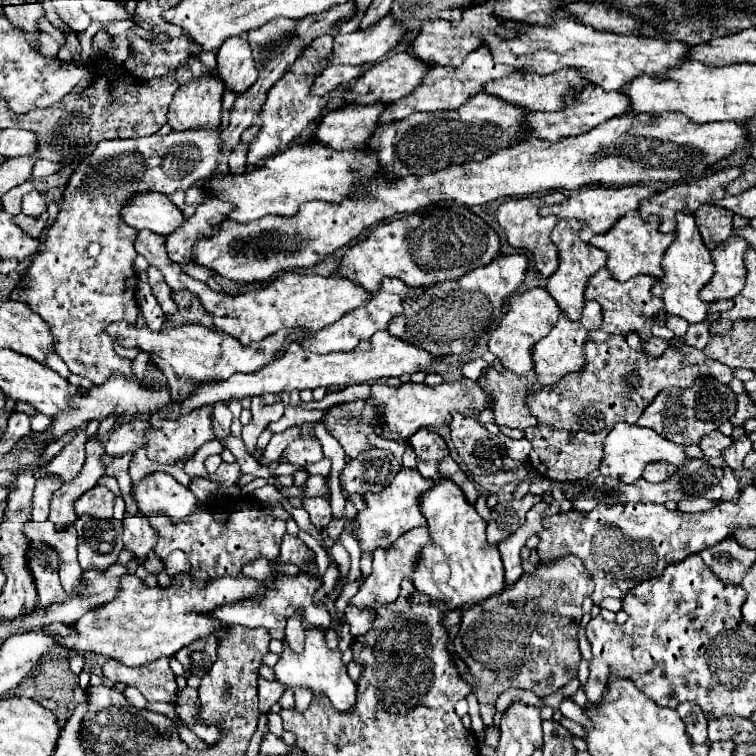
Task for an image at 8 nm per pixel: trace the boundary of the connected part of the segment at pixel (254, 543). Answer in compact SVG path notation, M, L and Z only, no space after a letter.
M255 499L231 501L229 505L221 505L221 509L211 509L207 503L199 501L199 511L195 515L187 515L187 519L167 519L165 515L147 517L151 527L157 531L157 545L153 553L165 561L171 551L181 549L191 563L191 581L197 587L203 587L207 579L219 579L225 575L241 575L243 565L265 557L275 561L279 557L279 545L285 535L285 521L273 519Z

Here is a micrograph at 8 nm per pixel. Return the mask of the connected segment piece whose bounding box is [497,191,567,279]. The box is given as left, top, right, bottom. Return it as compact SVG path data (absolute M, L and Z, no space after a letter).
M551 191L547 195L527 195L527 197L521 197L521 199L507 199L497 209L497 223L505 231L507 243L515 249L523 249L523 251L529 253L529 257L533 259L533 271L539 279L547 279L547 275L555 273L555 267L559 265L557 247L551 243L549 233L560 219L555 216L539 217L537 211L539 211L541 205L563 203L563 199L567 199L567 197L561 191Z

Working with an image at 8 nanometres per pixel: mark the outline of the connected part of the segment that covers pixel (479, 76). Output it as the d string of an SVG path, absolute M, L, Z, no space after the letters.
M483 45L483 47L477 47L475 51L471 51L471 55L467 55L467 59L463 59L463 63L461 63L459 67L439 67L439 65L431 65L429 71L427 71L427 75L423 77L423 83L421 83L411 95L403 97L403 99L399 99L399 101L395 101L395 103L391 103L391 105L387 105L387 109L383 111L383 115L379 117L379 121L381 121L381 123L399 121L399 119L403 119L403 117L409 117L409 115L415 113L415 111L447 111L447 109L459 109L471 95L475 95L475 93L481 91L481 87L483 87L485 81L503 77L503 75L507 75L509 71L513 71L513 69L509 69L509 67L505 67L505 65L493 63L493 57L491 57L491 53L489 53L489 49L487 49L485 45Z

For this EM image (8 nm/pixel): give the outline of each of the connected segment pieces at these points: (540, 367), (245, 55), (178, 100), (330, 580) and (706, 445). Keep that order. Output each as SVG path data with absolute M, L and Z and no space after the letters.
M587 301L583 305L583 315L579 321L571 321L567 317L559 317L559 321L555 323L555 327L549 331L547 337L539 339L539 343L535 343L533 349L533 369L537 373L537 383L539 385L553 385L559 383L561 377L565 373L571 371L579 371L581 365L585 363L585 353L583 353L583 345L587 341L587 333L595 327L599 327L601 323L601 307L597 301Z
M245 35L223 41L217 51L217 75L237 95L245 93L255 83L257 71Z
M215 73L179 87L167 115L171 129L185 131L219 127L223 91L225 87Z
M331 561L331 565L327 567L327 571L325 571L323 577L321 577L321 587L319 587L317 593L315 593L315 601L325 599L325 595L337 585L337 579L339 579L339 569L337 569L337 565Z
M711 431L711 435L707 435L707 439L701 439L701 441L699 441L699 447L701 447L703 455L705 455L707 459L711 459L711 457L719 457L721 451L723 451L725 447L729 447L731 443L733 443L731 437L721 435L719 431Z

